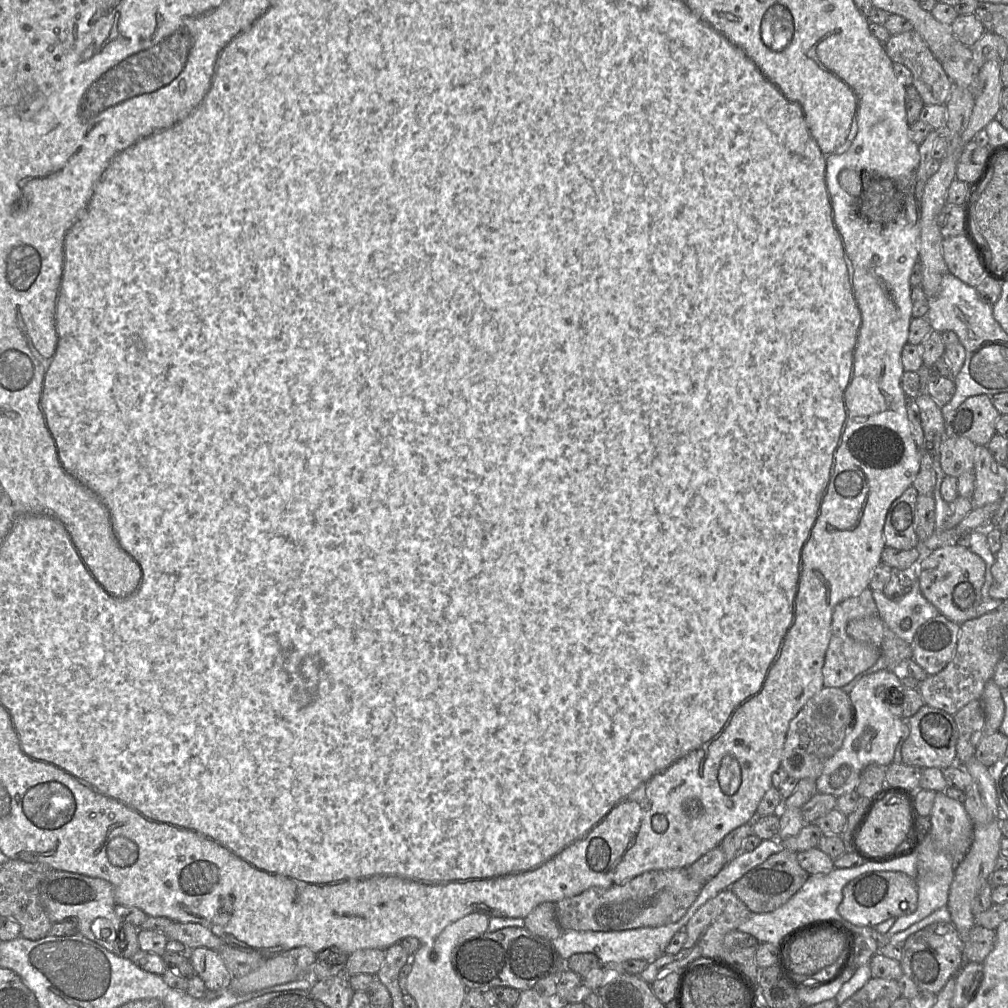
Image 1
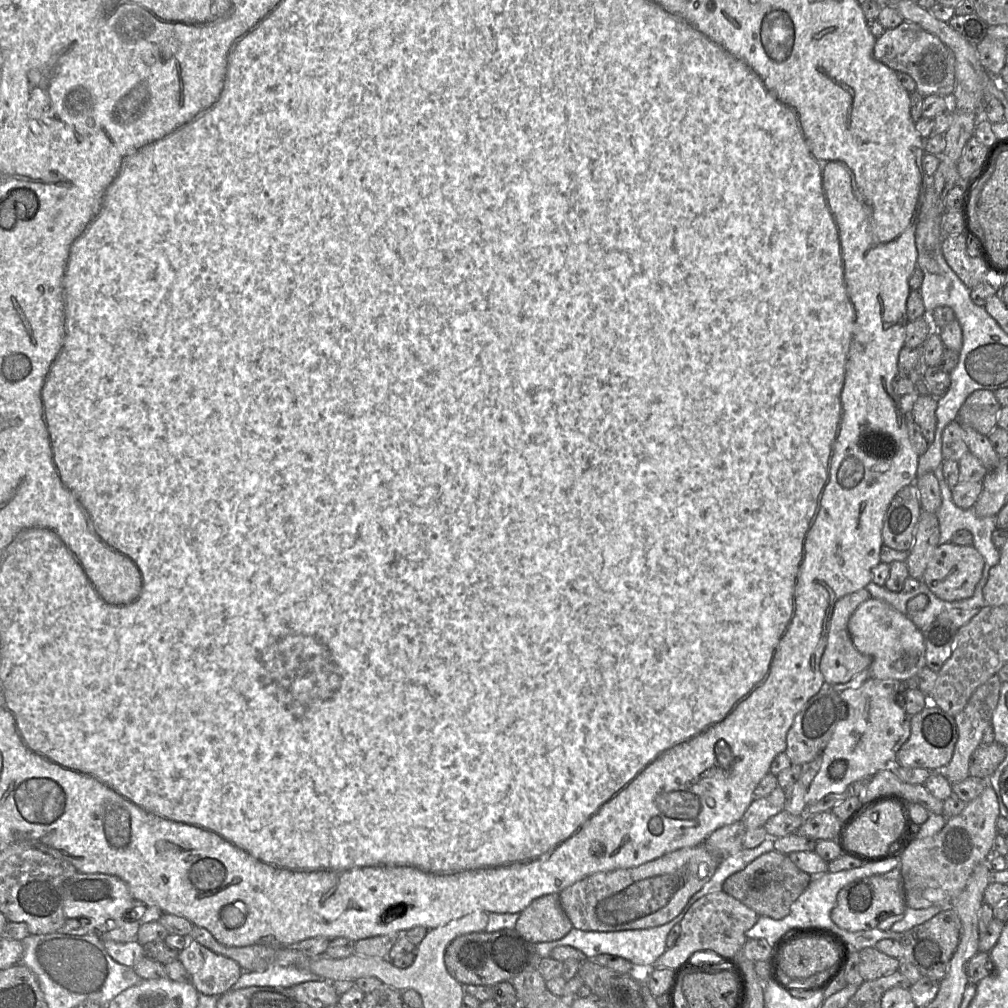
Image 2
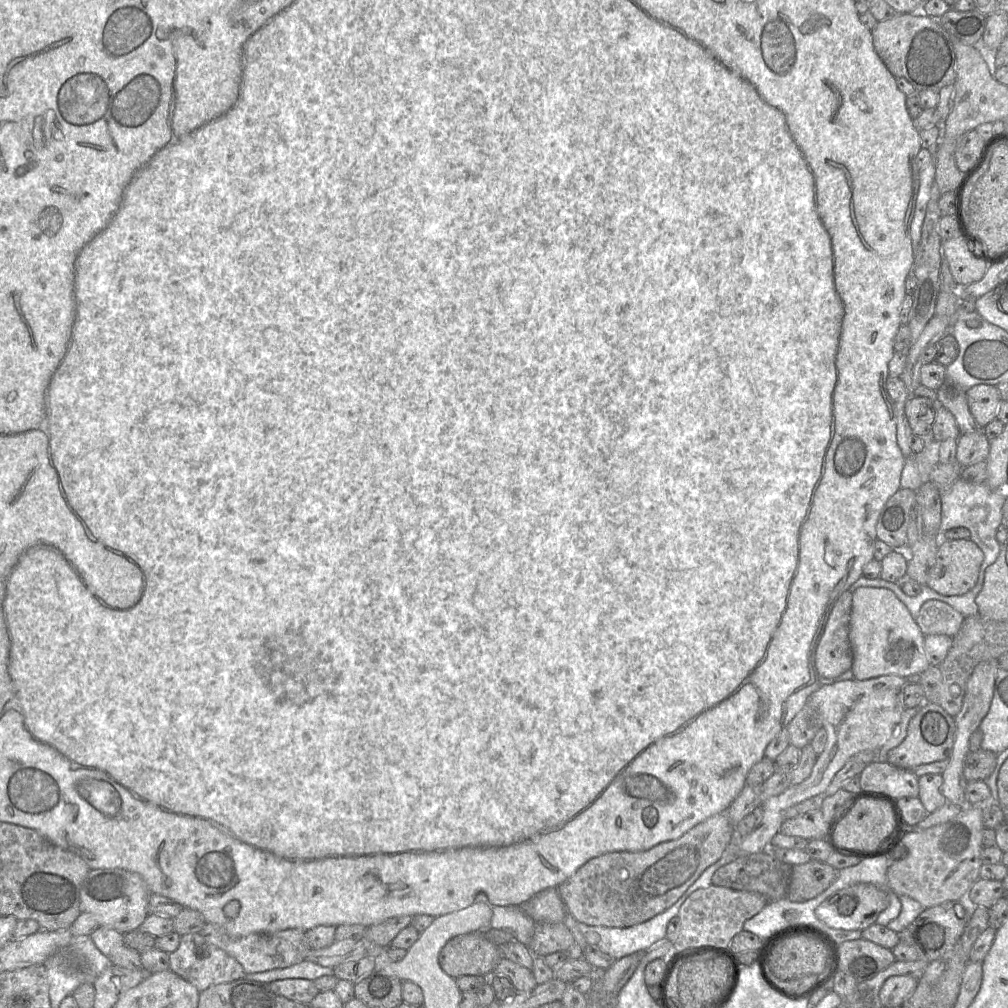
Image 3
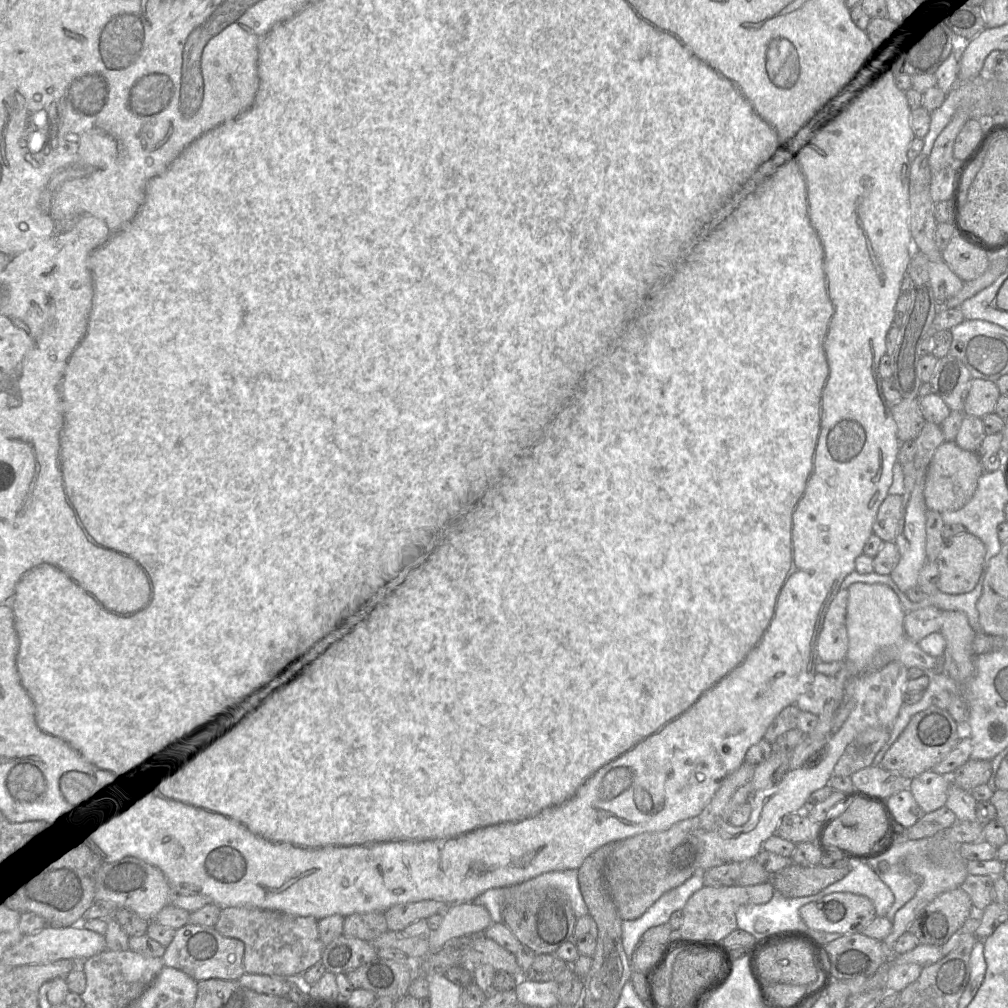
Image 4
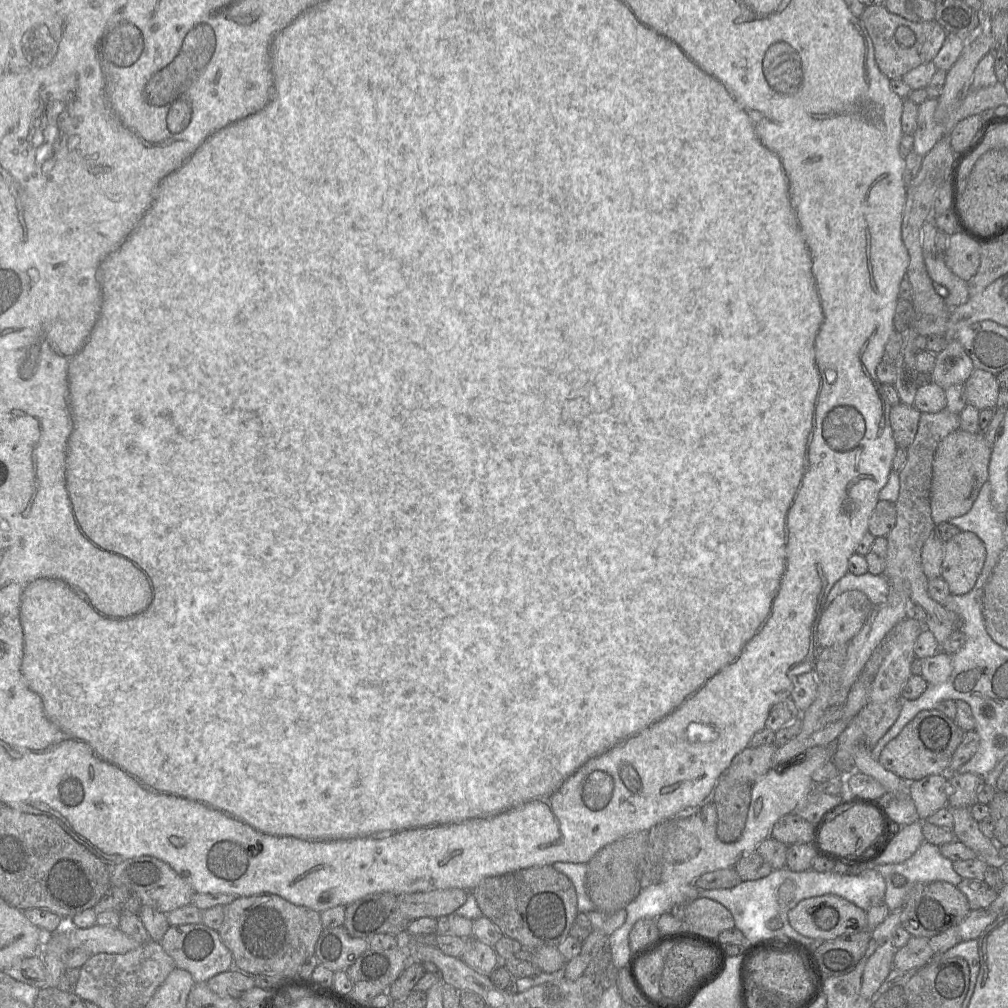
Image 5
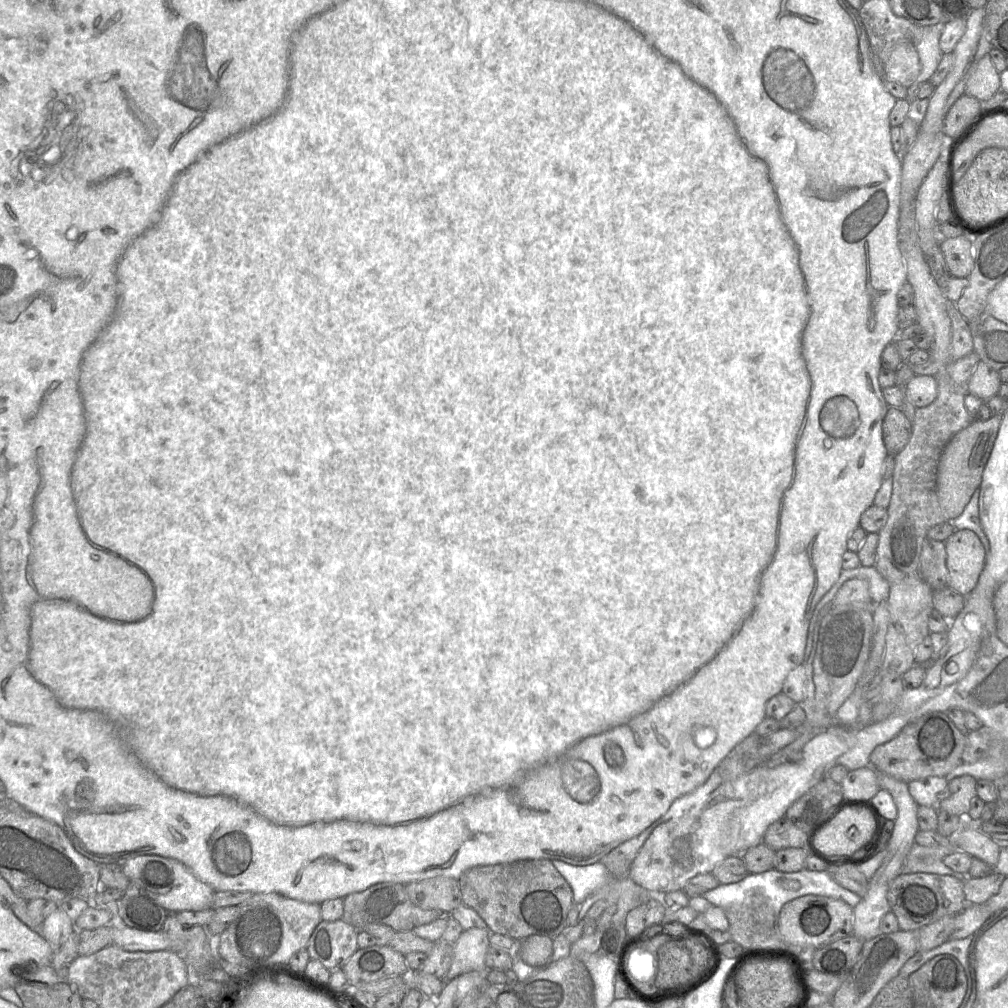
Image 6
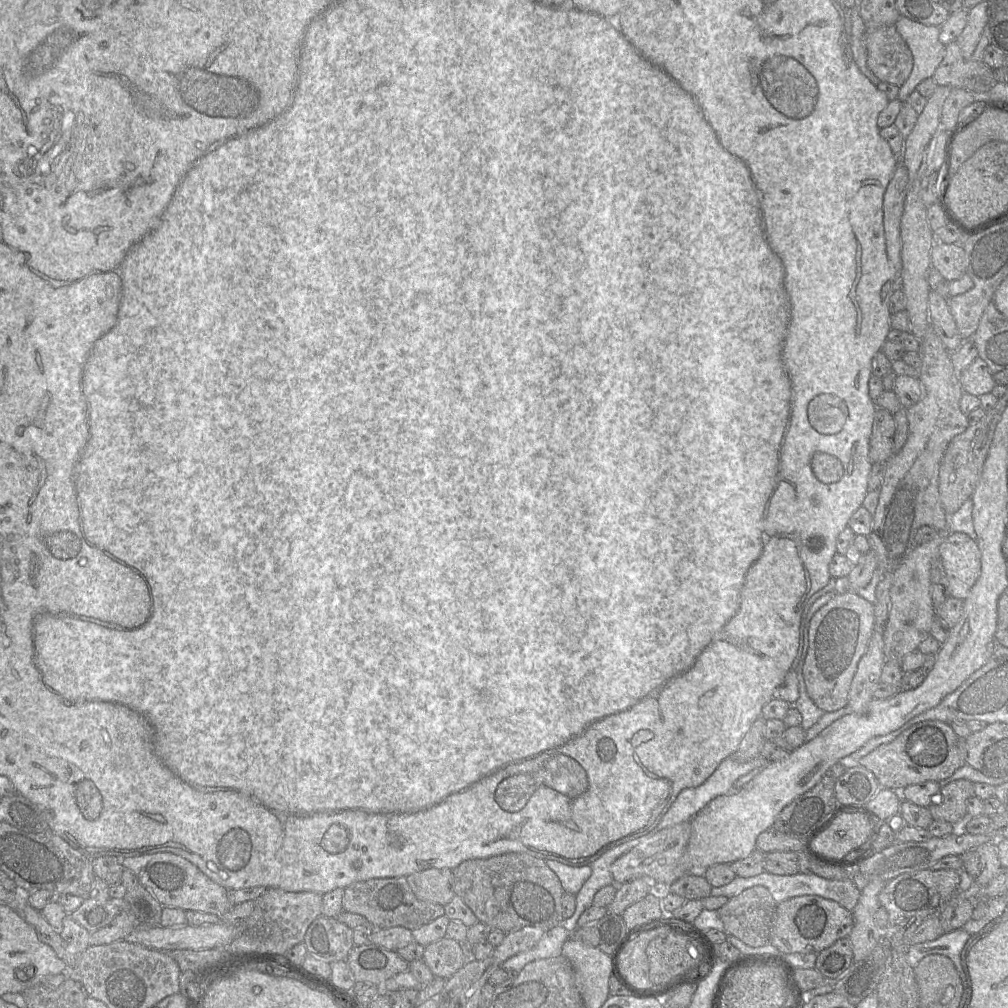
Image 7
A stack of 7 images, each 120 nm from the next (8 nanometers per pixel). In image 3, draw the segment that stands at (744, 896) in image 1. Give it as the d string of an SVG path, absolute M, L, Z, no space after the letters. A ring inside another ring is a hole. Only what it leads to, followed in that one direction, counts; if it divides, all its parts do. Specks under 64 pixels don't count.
M769 850L739 856L721 866L712 876L712 884L739 891L755 892L764 896L768 903L786 898L792 866L777 859Z

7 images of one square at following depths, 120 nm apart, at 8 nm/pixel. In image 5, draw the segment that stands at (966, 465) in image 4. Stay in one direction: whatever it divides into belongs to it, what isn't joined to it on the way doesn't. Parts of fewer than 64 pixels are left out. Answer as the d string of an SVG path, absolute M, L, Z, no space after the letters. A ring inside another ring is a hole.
M961 429L950 433L938 444L932 461L930 486L931 517L935 525L948 522L970 510L988 479L991 449L982 431L969 433Z

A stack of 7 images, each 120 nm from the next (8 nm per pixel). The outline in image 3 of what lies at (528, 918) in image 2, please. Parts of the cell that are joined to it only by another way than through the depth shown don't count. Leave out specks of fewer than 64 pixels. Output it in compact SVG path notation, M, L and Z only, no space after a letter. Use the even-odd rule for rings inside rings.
M558 886L542 890L518 907L537 924L564 922L567 915L576 923L579 923L579 921L567 911L561 899Z

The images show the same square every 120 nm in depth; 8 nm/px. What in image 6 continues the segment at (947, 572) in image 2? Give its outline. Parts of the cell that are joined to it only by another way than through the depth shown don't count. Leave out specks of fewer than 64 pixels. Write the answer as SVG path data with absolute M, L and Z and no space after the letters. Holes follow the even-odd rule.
M969 529L955 530L945 541L948 587L963 596L975 588L986 553L979 537Z

